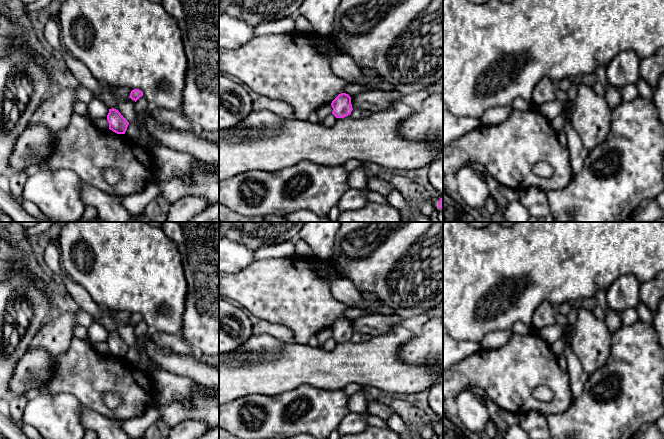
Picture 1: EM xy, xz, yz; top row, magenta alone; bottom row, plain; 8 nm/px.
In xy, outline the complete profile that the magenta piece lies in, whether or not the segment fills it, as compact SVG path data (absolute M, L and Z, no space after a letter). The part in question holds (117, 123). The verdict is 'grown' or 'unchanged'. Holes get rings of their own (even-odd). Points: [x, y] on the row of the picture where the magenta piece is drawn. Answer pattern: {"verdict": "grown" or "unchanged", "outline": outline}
{"verdict": "unchanged", "outline": "M114 108L109 109L107 120L109 123L110 130L117 134L125 134L129 122L121 115L118 110Z"}

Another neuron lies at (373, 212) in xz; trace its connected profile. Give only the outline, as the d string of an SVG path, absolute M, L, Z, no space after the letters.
M370 202L365 207L340 213L337 222L401 222L399 210Z

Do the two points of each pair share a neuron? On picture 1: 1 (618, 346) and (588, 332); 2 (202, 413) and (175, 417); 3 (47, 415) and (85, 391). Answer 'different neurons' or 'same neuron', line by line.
1: different neurons
2: same neuron
3: different neurons

